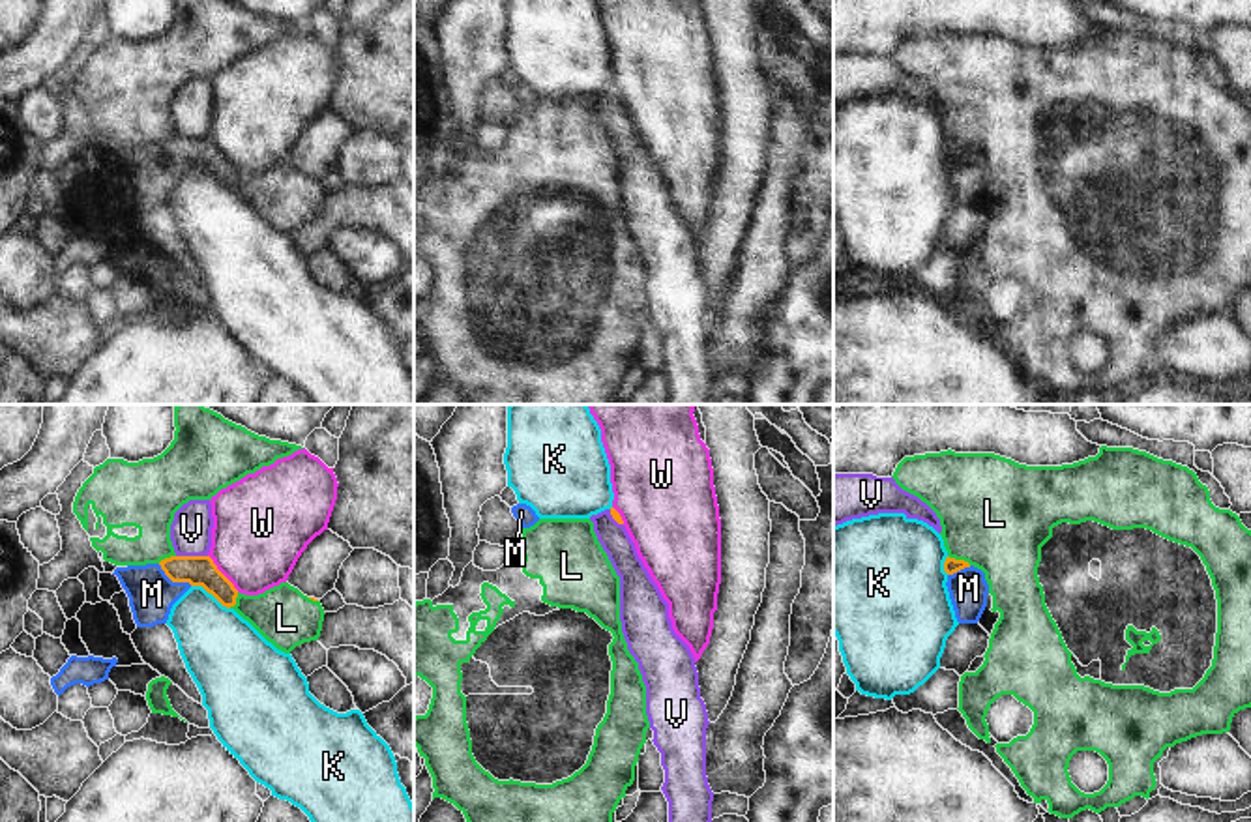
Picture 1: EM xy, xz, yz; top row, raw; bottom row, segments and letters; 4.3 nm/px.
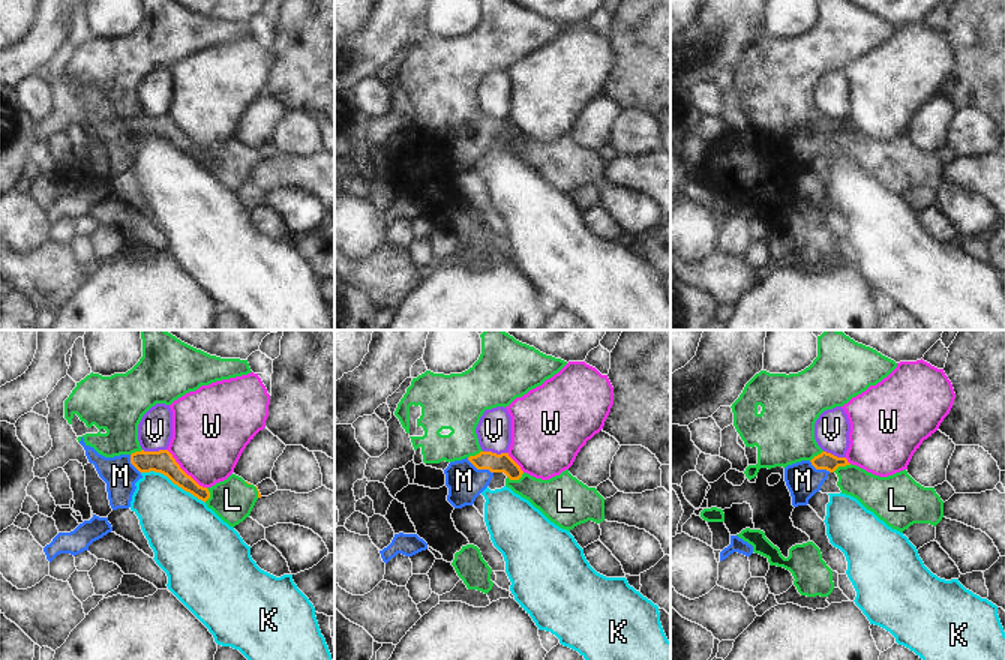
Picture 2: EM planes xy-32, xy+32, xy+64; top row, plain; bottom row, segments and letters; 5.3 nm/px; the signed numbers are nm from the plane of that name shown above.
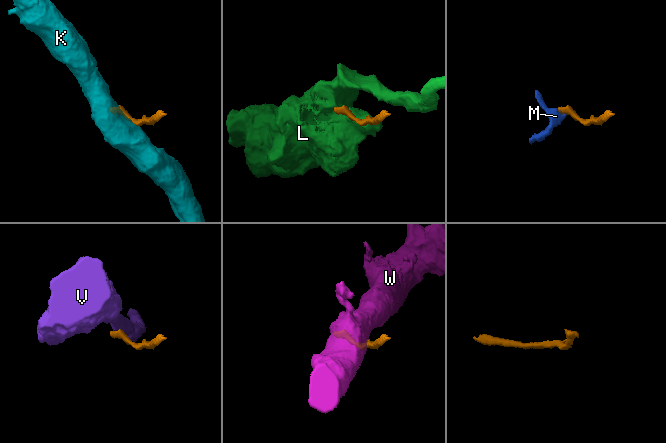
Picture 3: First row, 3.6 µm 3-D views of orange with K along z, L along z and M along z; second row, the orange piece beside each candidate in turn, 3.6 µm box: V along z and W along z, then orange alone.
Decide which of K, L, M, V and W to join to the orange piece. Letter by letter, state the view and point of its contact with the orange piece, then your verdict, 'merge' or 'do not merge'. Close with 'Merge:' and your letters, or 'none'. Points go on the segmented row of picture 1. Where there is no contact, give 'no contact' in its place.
K: xy (210, 592) | do not merge
L: yz (959, 560) | do not merge
M: xy (175, 581) | merge
V: xy (191, 557) | do not merge
W: xy (221, 573) | do not merge
Merge: M

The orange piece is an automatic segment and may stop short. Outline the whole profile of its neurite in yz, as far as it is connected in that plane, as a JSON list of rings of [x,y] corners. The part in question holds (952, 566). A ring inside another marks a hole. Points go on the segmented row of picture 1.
[[[946,558],[948,592],[959,624],[978,624],[985,607],[989,584],[985,573],[964,560]]]

